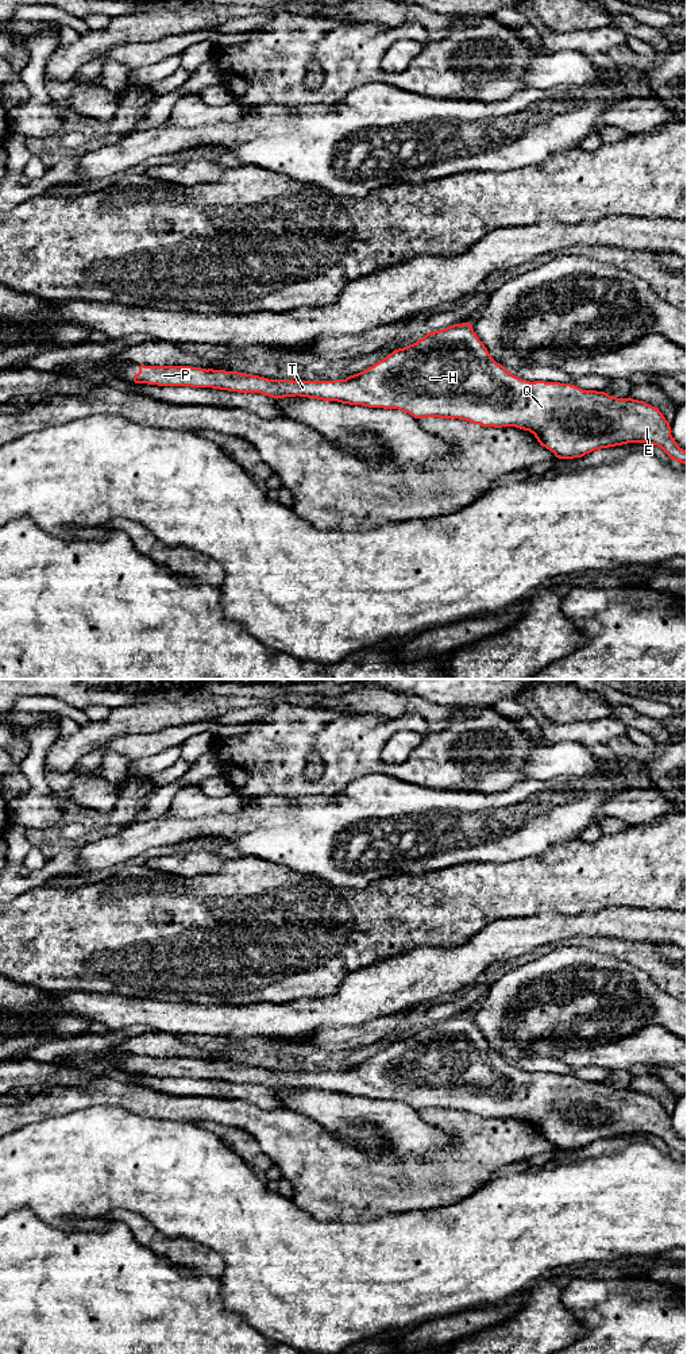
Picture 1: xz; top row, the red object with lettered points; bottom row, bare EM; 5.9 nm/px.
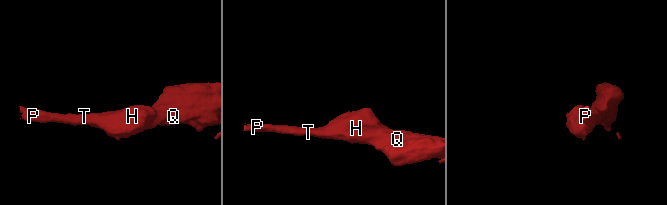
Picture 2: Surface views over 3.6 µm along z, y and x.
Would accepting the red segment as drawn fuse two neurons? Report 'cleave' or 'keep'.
keep

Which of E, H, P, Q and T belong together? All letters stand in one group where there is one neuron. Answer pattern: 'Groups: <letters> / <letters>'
Groups: E H P Q T

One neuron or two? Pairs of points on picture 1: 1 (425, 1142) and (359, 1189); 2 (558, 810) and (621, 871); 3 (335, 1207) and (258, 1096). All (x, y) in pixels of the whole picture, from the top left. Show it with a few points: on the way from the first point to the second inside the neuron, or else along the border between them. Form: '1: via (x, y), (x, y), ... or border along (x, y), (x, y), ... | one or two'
1: border along (437, 1152), (401, 1157), (374, 1156) | two
2: border along (578, 837), (548, 848) | two
3: border along (235, 1100), (247, 1100), (262, 1108), (281, 1107) | two

